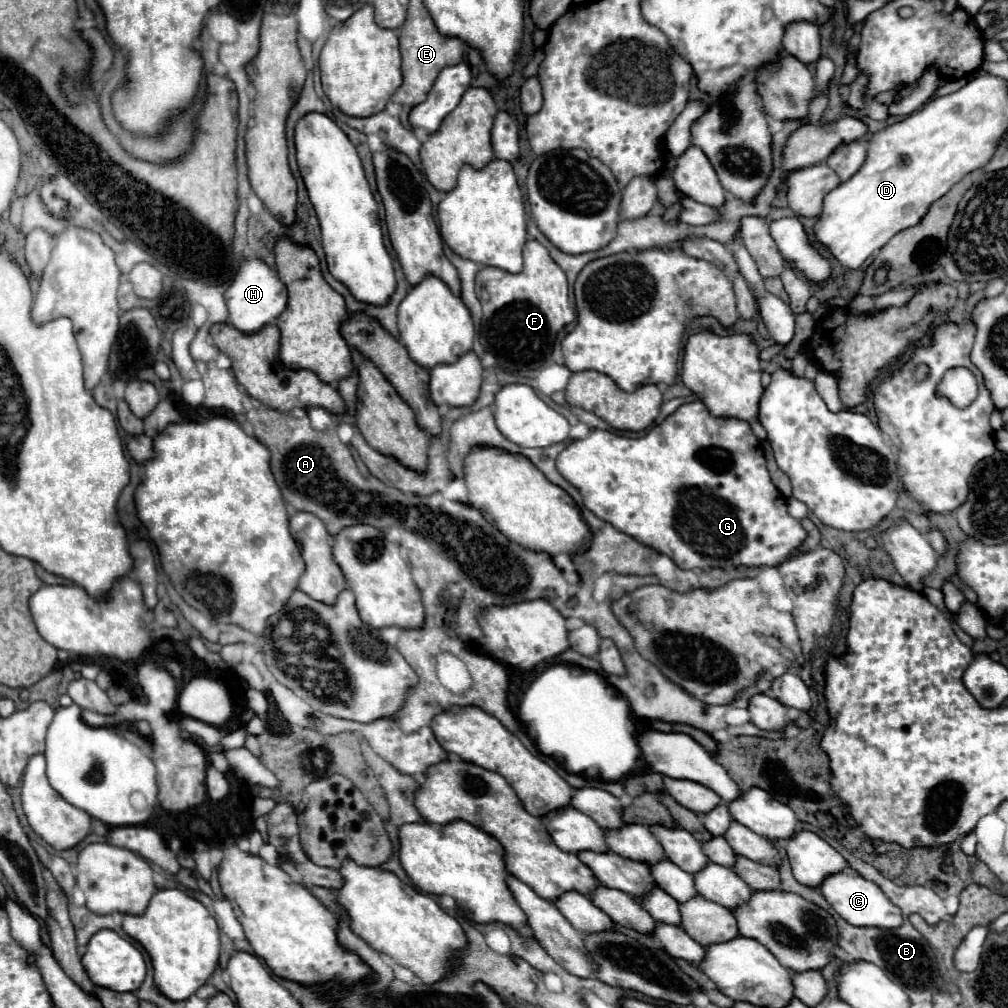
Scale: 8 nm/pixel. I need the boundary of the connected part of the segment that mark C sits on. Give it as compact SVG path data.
M836 873L830 875L822 885L820 885L822 895L828 899L828 903L834 907L834 911L844 917L850 925L856 927L878 927L878 929L898 929L904 923L902 911L884 895L884 891L872 883L860 877L858 873Z

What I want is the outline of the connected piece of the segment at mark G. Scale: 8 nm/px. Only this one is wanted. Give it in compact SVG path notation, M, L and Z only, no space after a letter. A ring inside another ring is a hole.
M692 401L686 403L682 407L678 407L672 415L668 415L660 425L652 427L644 437L640 439L630 439L630 437L622 437L616 435L612 431L600 431L594 429L586 439L578 439L574 443L570 443L556 459L556 467L562 473L562 477L566 477L566 481L570 481L584 497L584 505L602 521L608 521L610 525L614 525L618 531L630 535L632 539L636 539L642 545L652 547L654 551L668 555L680 569L704 569L704 567L722 567L722 569L732 569L732 567L776 567L788 559L792 559L794 555L800 555L800 545L806 539L806 531L800 525L798 519L788 515L786 509L786 499L782 497L782 493L774 487L774 483L770 481L768 469L766 469L766 459L764 459L764 451L762 445L758 441L758 437L752 433L750 423L736 419L736 417L712 417L710 411L706 409L706 405L702 401Z

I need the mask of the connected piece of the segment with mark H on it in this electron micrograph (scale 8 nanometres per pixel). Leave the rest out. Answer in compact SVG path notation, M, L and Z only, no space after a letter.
M244 259L234 283L230 289L224 293L228 311L230 311L230 325L236 327L238 331L252 335L258 333L264 325L270 325L276 321L276 317L284 311L286 307L286 287L278 279L276 271L270 269L264 261L258 259Z

